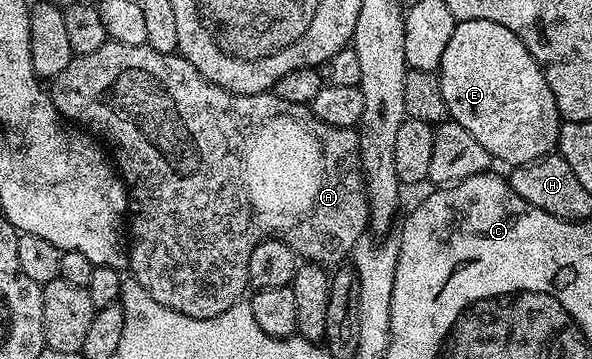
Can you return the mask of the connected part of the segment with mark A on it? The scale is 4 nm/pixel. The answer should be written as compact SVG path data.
M106 39L105 44L92 54L74 56L67 70L63 70L63 74L59 74L51 82L51 95L54 106L66 121L88 130L107 145L131 201L131 219L127 224L127 232L131 237L127 244L128 271L133 271L130 272L132 279L137 280L139 286L143 286L143 290L147 290L151 298L155 298L155 302L179 314L187 314L200 320L215 318L239 303L246 295L245 288L250 287L247 262L251 262L251 250L255 250L259 242L282 240L287 242L287 246L291 246L291 250L295 250L302 261L330 266L329 264L339 263L349 251L350 255L362 243L361 235L365 228L367 232L370 225L369 198L365 190L365 176L361 173L358 133L351 128L331 127L313 113L312 107L283 102L283 98L274 96L272 91L237 96L234 92L209 83L203 78L203 74L199 74L199 70L195 70L195 66L191 66L191 62L187 62L179 54L159 54L159 50L150 48L146 43L127 46L111 39Z

